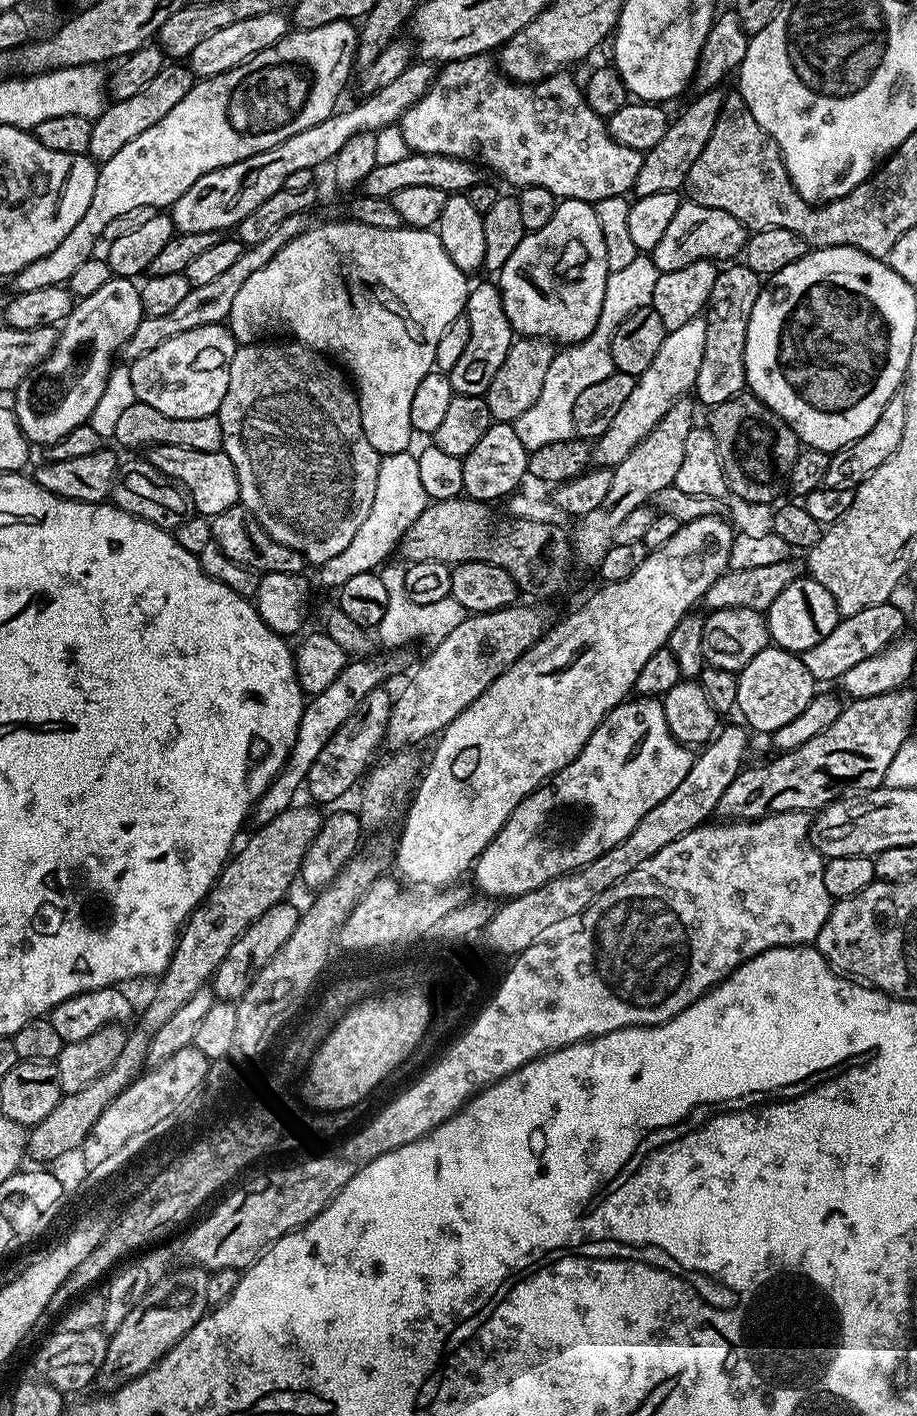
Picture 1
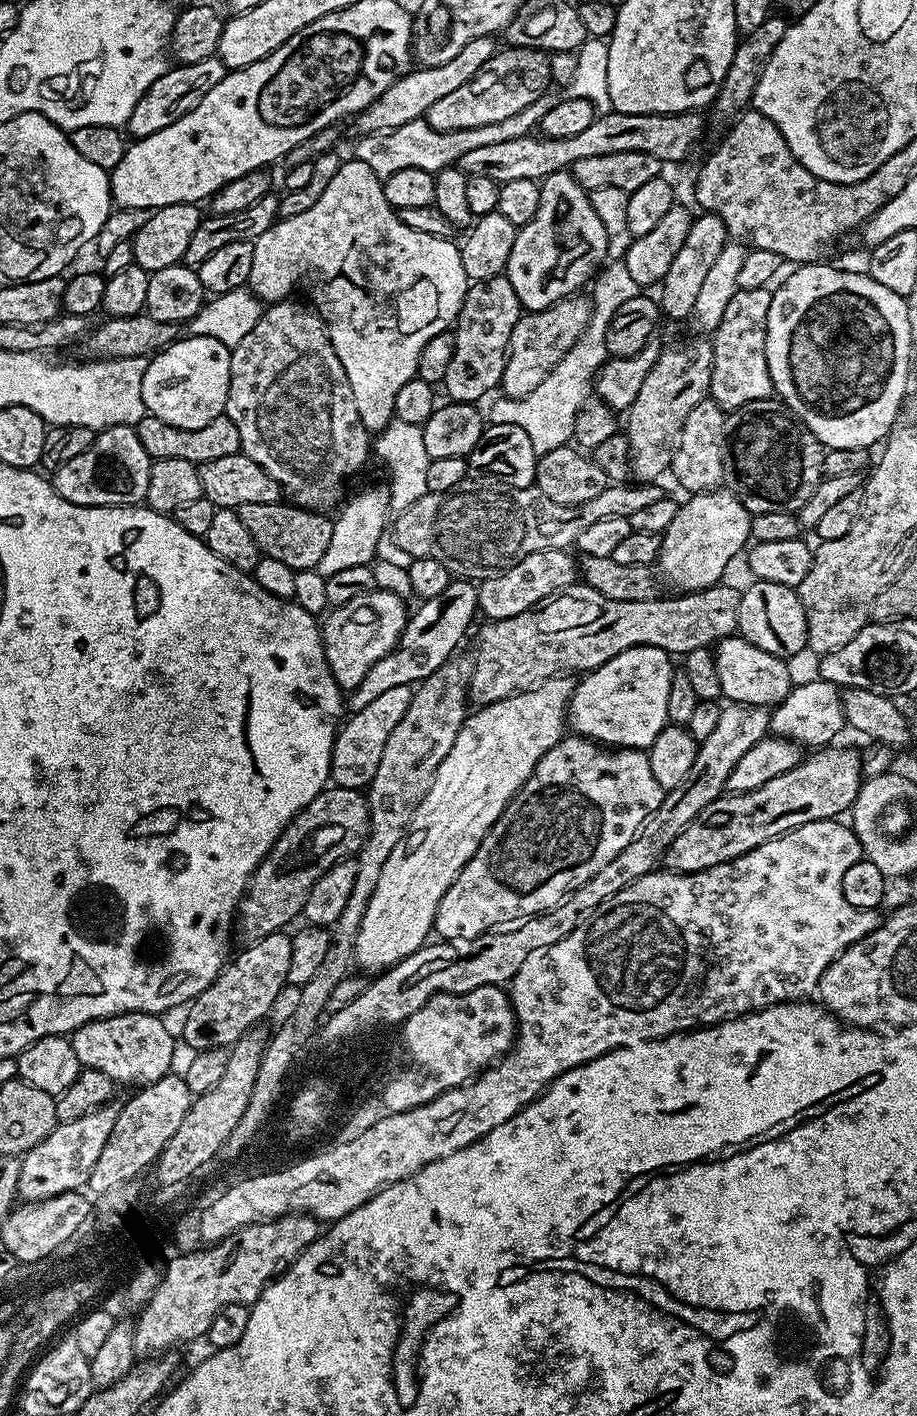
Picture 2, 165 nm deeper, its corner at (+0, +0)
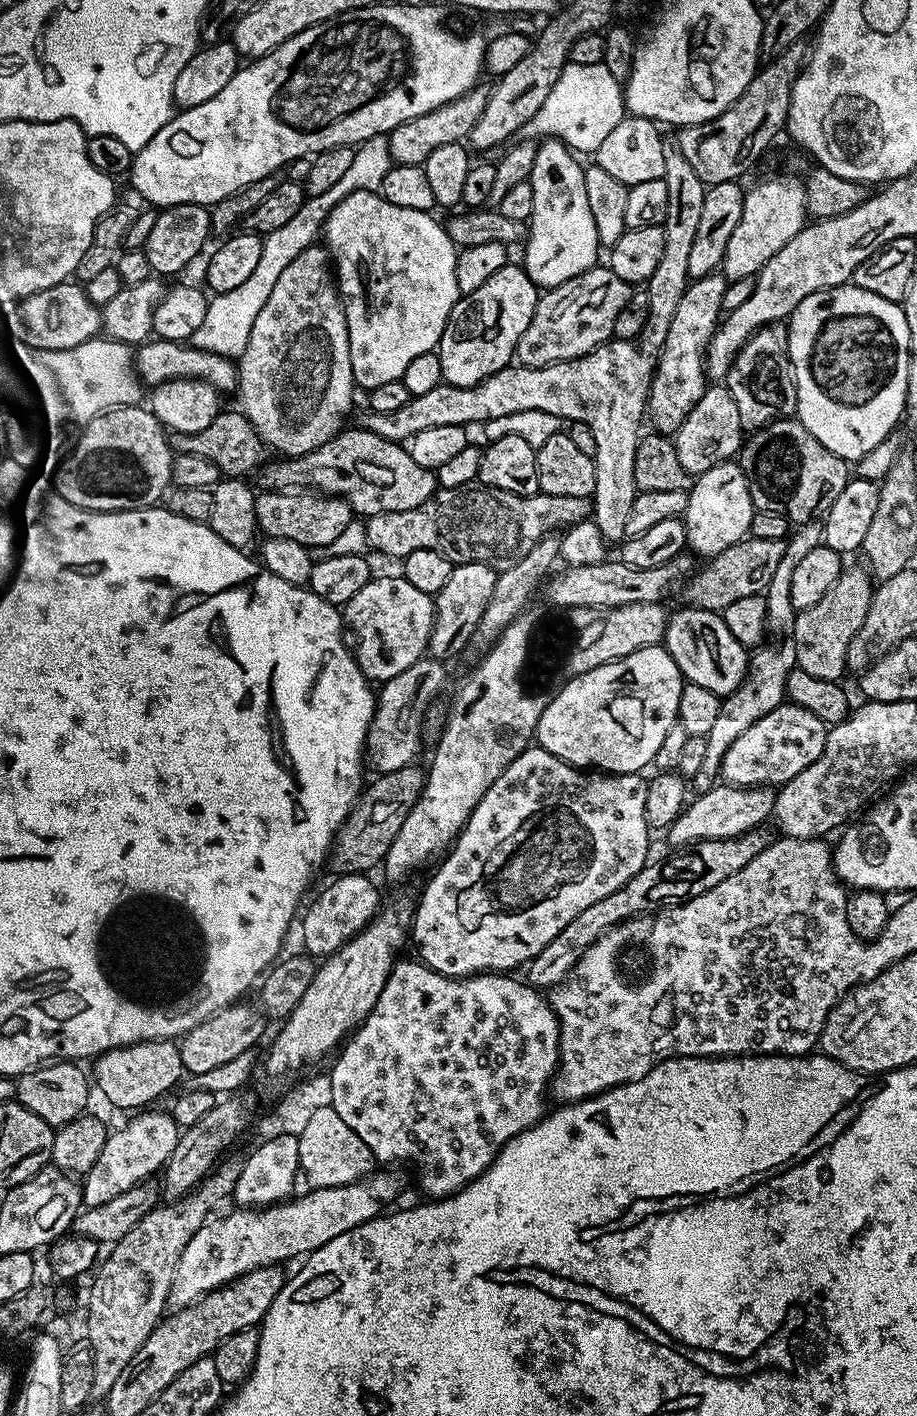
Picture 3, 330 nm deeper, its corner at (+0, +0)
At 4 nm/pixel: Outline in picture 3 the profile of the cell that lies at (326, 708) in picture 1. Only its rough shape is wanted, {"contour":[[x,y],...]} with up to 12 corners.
{"contour":[[458,564],[434,599],[428,652],[469,647],[494,594],[495,568]]}

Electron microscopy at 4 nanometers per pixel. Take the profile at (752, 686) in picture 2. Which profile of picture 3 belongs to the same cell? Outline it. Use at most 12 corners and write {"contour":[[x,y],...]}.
{"contour":[[673,611],[663,647],[687,683],[721,698],[750,659],[723,615]]}

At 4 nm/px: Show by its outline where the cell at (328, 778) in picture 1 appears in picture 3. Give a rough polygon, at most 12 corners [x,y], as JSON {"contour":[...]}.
{"contour":[[424,656],[383,681],[364,739],[377,773],[411,765],[445,663]]}

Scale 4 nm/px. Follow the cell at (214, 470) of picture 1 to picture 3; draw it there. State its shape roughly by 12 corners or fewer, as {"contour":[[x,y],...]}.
{"contour":[[359,426],[261,467],[265,492],[315,490],[360,518],[418,510],[435,471]]}

